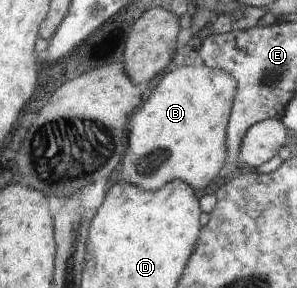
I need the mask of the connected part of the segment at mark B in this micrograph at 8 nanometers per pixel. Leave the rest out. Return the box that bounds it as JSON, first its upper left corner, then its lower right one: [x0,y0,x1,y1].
[119,66,236,191]

